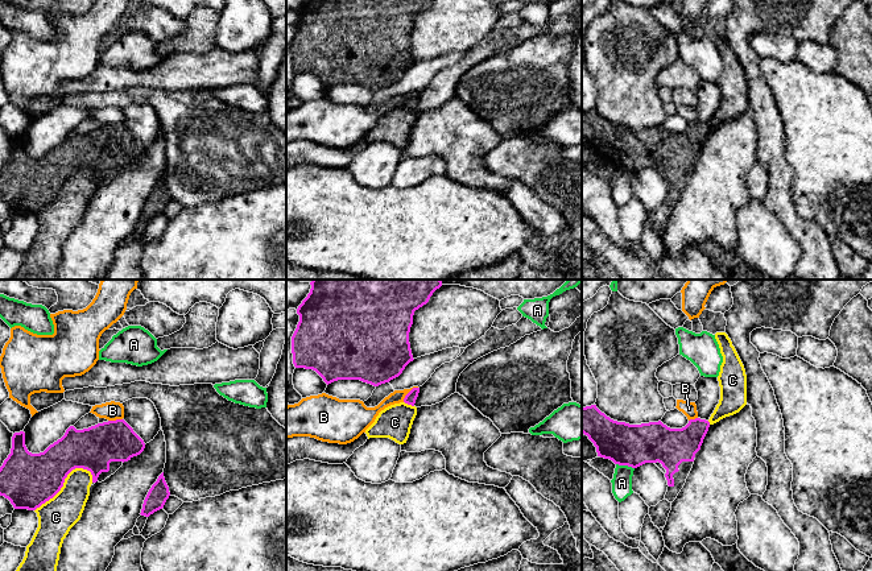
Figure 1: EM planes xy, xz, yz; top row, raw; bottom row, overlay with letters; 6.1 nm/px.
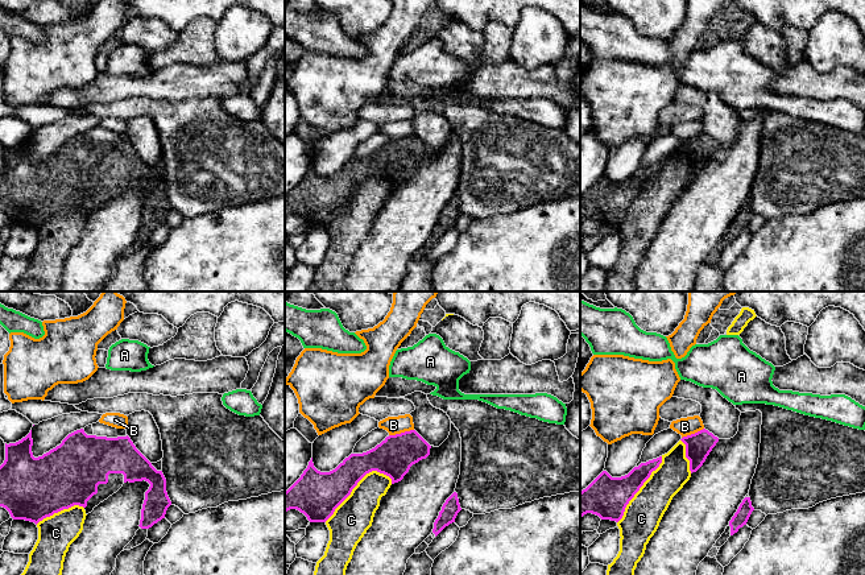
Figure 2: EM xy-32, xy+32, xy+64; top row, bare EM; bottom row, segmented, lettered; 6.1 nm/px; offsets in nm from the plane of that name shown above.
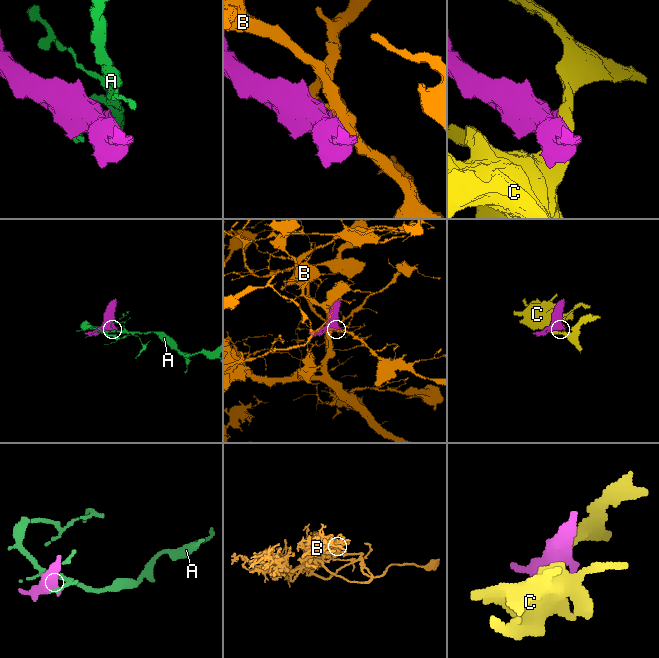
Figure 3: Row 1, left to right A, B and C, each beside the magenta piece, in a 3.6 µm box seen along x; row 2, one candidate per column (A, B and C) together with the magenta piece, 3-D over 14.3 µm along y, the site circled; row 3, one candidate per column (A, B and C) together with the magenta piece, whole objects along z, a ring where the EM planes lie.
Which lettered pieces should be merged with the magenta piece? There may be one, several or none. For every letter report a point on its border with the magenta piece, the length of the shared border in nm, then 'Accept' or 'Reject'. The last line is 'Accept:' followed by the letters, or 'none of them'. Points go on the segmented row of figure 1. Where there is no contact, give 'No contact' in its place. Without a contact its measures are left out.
A: Touches magenta at yz (625, 464). Shared border 120 nm. Reject
B: Touches magenta at xz (408, 393). Shared border 130 nm. Reject
C: Touches magenta at xy (63, 481). Shared border 420 nm. Reject
Accept: none of them

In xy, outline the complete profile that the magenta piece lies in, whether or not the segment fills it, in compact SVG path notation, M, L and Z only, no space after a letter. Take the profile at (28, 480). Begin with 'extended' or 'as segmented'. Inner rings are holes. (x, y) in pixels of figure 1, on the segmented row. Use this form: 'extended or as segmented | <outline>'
extended | M124 419L98 423L83 430L70 426L61 439L40 454L28 451L24 431L15 433L11 454L0 467L0 496L8 498L15 509L36 510L61 491L65 479L73 469L90 471L91 485L94 485L113 475L124 462L140 455L144 448L144 440Z

